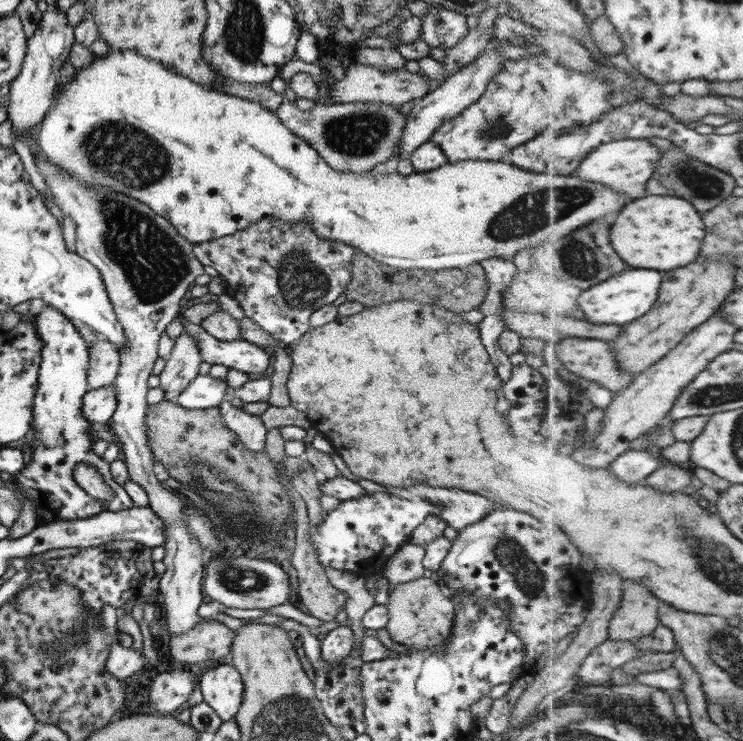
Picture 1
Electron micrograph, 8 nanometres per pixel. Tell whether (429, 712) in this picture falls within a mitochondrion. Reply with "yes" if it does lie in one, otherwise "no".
yes

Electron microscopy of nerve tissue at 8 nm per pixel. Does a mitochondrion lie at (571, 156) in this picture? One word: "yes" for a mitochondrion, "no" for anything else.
no

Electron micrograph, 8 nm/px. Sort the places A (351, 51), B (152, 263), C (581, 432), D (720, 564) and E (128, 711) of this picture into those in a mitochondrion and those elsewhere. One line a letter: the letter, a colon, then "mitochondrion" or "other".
A: other
B: mitochondrion
C: other
D: mitochondrion
E: other

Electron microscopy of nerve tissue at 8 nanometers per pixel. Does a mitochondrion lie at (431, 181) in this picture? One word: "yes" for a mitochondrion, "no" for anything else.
no

